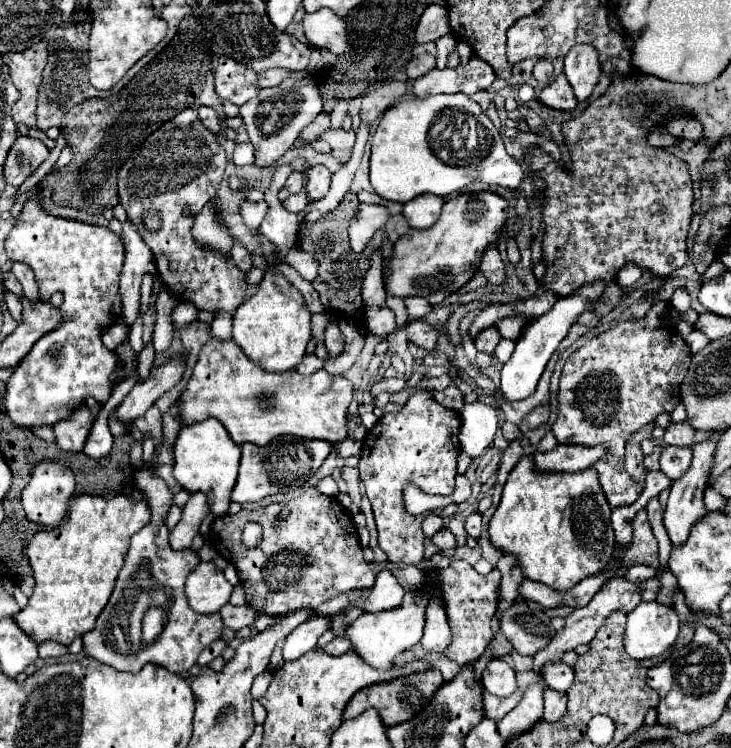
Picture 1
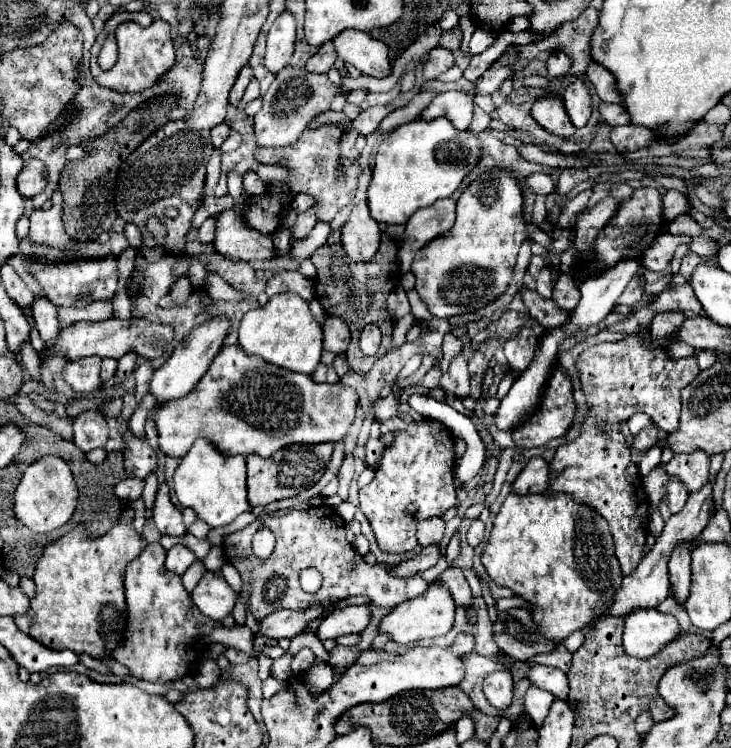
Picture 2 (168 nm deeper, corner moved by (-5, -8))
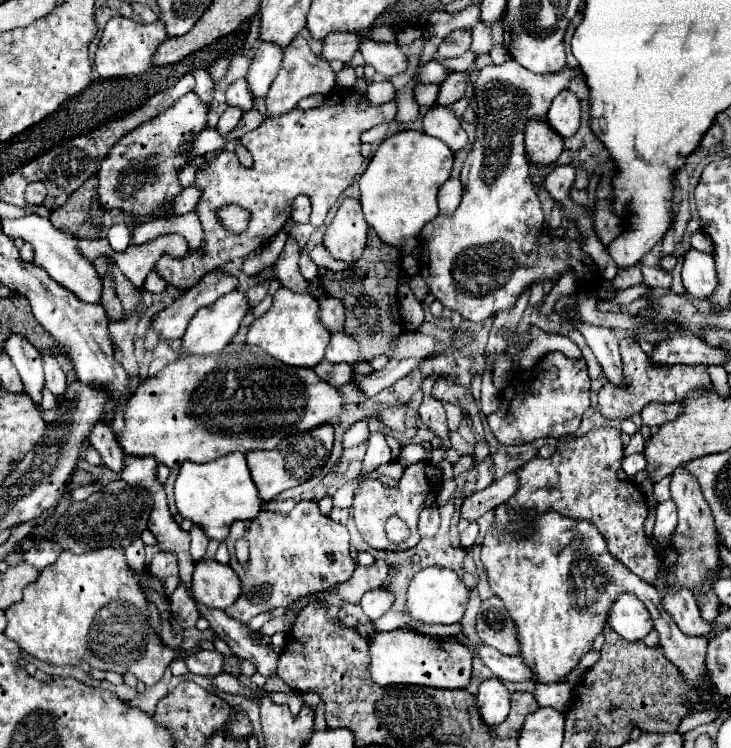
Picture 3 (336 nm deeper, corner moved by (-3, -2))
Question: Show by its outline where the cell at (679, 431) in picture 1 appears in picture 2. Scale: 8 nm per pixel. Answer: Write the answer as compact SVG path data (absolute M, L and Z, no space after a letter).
M692 451L692 453L678 453L666 463L668 475L680 477L680 481L690 489L696 491L708 479L710 471L710 455L706 451Z

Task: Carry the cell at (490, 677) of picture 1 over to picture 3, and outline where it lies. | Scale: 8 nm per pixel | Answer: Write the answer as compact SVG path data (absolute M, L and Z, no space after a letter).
M496 677L482 681L480 691L476 695L476 703L478 703L478 711L480 711L480 719L488 725L500 725L510 711L510 693L504 687L504 683Z

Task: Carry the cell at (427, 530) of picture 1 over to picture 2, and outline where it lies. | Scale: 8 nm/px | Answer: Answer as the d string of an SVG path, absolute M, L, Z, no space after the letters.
M434 517L434 519L426 519L418 525L418 543L422 547L430 545L430 543L440 543L444 535L444 521L442 517Z

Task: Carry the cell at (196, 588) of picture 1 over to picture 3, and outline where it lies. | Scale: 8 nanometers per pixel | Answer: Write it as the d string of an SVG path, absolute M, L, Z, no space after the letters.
M202 559L194 563L194 575L192 575L192 595L198 603L212 607L212 609L226 609L240 597L240 579L232 571L230 565L222 565L216 559Z

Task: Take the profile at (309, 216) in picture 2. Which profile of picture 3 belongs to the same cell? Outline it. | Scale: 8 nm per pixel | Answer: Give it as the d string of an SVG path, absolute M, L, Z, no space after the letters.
M288 237L276 263L266 269L266 277L280 281L280 285L290 291L308 293L308 281L298 271L298 259L300 259L300 249L298 249L296 241L292 237Z

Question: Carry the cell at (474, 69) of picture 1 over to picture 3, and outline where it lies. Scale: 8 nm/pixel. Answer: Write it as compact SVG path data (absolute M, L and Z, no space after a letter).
M432 107L424 117L424 133L442 139L452 153L462 151L468 145L468 137L464 133L464 129L460 127L460 119L448 109L448 107Z

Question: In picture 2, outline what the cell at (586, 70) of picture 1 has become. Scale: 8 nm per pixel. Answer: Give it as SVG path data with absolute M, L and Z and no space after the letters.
M576 79L574 83L566 87L564 105L566 105L566 113L570 115L576 127L584 127L588 123L590 113L592 113L592 97L590 97L588 85L582 79Z

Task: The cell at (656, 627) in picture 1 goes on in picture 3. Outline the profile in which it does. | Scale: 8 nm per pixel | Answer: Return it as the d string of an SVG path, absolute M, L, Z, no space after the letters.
M622 593L616 597L612 607L608 609L608 625L624 641L632 643L642 641L654 629L646 605L630 593Z

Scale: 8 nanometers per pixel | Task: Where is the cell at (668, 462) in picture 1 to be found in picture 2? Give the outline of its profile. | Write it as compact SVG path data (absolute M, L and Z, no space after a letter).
M670 477L670 483L668 483L668 505L670 505L670 511L672 513L678 513L684 503L688 499L688 489L686 485L678 479L678 477Z

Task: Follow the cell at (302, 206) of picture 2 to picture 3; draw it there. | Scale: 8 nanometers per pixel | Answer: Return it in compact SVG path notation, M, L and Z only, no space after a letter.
M300 195L292 205L292 219L294 223L308 223L310 217L310 199L306 195Z

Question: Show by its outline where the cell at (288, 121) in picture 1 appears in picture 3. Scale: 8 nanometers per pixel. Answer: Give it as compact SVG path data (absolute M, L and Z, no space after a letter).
M296 35L292 39L292 43L284 49L284 59L282 59L282 67L278 71L278 77L274 79L268 97L266 97L266 115L268 117L278 117L284 115L288 111L292 111L300 99L320 93L320 95L328 95L332 91L336 83L336 75L330 69L328 61L324 61L322 57L314 55L312 49L308 47L308 41L302 35Z

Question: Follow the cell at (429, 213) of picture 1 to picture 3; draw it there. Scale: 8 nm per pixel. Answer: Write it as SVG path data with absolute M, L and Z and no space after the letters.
M450 177L444 187L438 193L438 205L440 205L440 213L448 215L454 213L456 207L462 201L462 183L458 177Z

